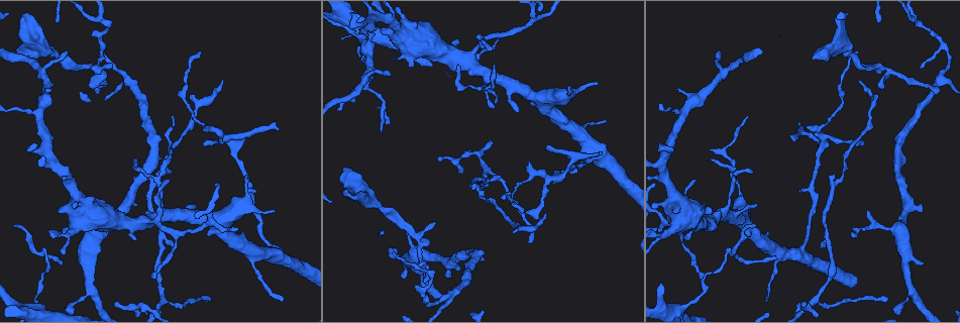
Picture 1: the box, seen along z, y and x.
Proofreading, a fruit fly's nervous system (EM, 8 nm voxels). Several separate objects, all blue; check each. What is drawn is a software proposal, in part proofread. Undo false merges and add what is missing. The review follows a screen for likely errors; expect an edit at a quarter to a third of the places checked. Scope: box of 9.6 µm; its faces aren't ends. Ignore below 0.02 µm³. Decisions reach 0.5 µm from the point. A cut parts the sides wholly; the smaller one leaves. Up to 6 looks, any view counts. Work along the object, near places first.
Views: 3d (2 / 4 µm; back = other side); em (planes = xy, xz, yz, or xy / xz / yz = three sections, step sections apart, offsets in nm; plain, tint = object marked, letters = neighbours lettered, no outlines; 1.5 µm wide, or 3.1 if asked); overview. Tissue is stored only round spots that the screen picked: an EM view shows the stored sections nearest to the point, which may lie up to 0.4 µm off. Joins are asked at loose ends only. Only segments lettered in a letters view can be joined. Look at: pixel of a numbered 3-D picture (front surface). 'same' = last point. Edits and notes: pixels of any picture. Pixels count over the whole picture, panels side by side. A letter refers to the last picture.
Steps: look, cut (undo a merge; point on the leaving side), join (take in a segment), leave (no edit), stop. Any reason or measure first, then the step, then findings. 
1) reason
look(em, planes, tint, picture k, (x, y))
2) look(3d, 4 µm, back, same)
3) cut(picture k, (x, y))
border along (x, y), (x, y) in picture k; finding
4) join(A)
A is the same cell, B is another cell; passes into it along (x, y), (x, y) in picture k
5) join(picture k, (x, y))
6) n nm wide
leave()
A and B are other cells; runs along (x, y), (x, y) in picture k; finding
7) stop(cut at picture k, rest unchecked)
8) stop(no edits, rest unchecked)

branch stops here
look(3d, 4 µm, picture 1, (60, 232))

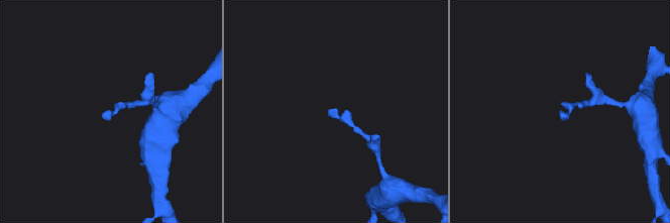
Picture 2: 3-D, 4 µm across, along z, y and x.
look(em, planes, letters, picture 2, (560, 113))

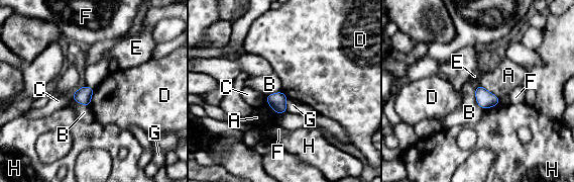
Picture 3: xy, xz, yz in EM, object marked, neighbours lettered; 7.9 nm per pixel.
leave()
A, B, C, D, E, F, G and H are other cells; border along (474, 88), (475, 101), (483, 110) in picture 3; none of them fits

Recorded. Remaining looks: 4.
free end
look(3d, 2 µm, picture 1, (799, 192))

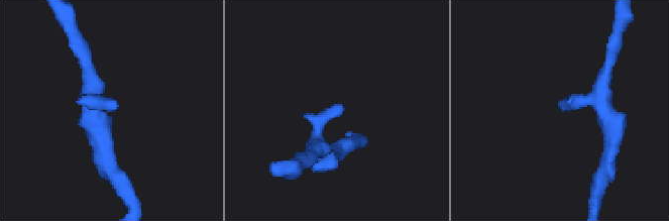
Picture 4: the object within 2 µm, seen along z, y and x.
look(em, 3.1 µm, planes, plain, picture 4, (560, 105))

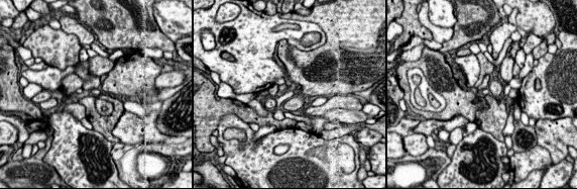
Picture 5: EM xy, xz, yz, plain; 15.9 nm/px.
what lies round it
look(em, 3.1 µm, planes, letters, same)

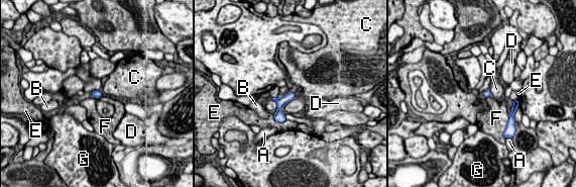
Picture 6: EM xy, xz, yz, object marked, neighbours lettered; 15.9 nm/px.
E touches over 240 nm
leave()
A, B, C, D, E, F and G are other cells; runs along (292, 95), (279, 105), (278, 119) in picture 6; no lettered segment goes on from it

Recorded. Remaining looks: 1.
stop(no edits, rest unchecked)

